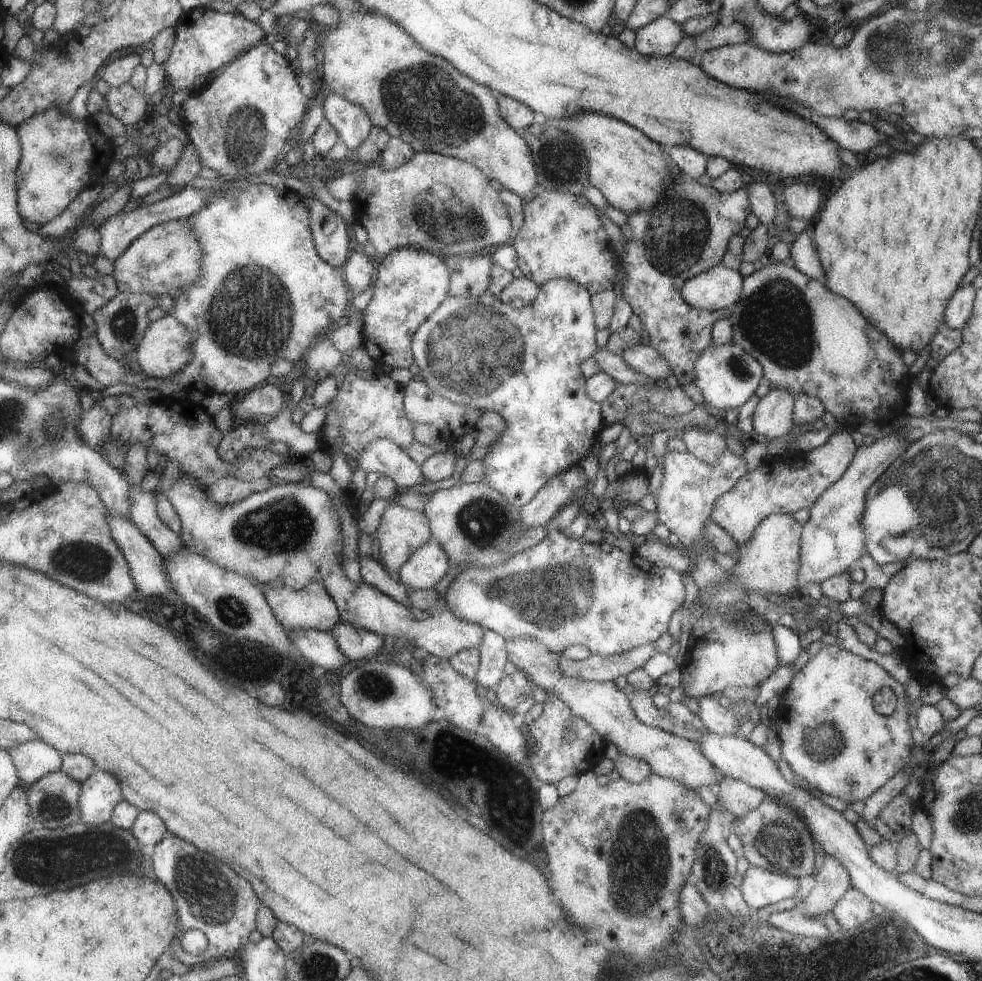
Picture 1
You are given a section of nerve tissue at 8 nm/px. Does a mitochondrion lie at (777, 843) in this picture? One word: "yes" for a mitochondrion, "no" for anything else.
yes

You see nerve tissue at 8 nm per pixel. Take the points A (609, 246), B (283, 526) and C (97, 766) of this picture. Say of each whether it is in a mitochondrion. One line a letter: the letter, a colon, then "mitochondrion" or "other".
A: other
B: mitochondrion
C: other

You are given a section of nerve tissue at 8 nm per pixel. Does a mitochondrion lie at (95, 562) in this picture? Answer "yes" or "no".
yes

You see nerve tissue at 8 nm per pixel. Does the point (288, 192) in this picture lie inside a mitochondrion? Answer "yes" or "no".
no

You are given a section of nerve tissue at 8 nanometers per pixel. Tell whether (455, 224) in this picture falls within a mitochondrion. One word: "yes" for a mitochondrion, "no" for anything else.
yes

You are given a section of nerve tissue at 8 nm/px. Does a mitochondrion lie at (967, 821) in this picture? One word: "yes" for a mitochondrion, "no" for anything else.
yes

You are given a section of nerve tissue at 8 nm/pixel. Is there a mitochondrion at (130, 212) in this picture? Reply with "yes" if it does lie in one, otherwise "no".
no

